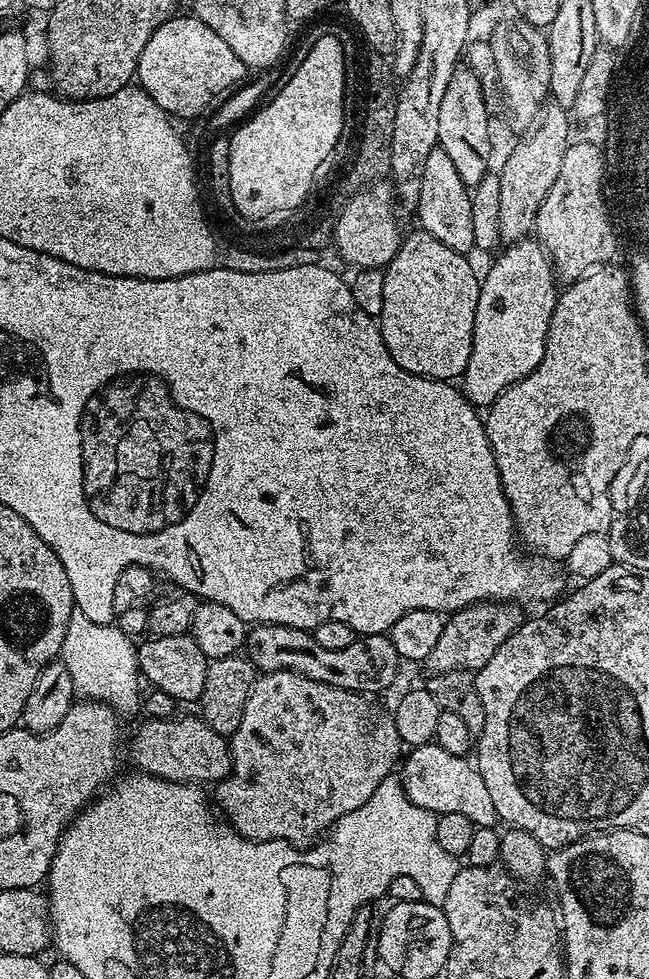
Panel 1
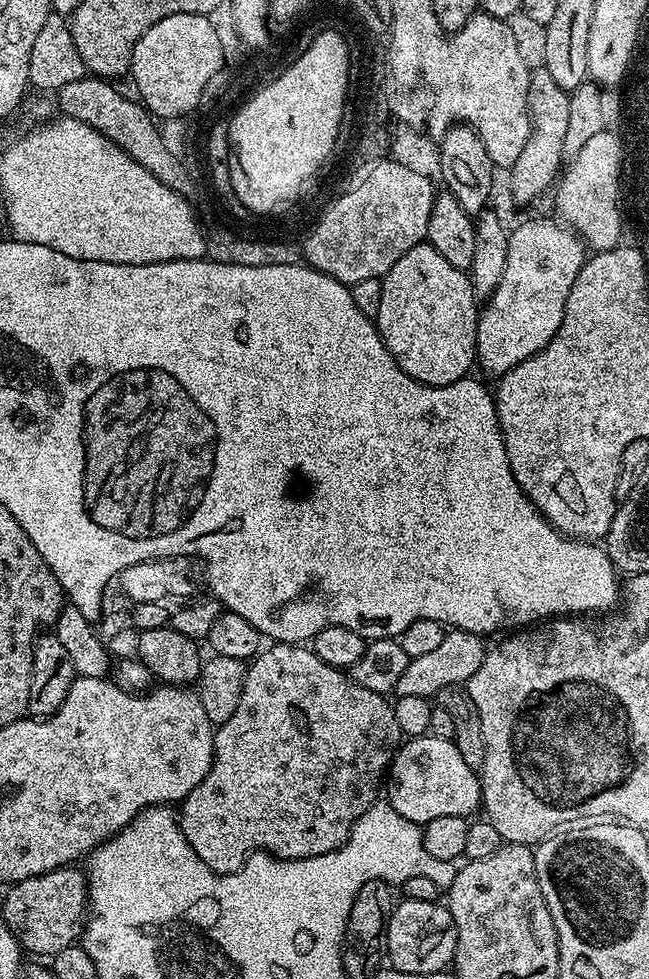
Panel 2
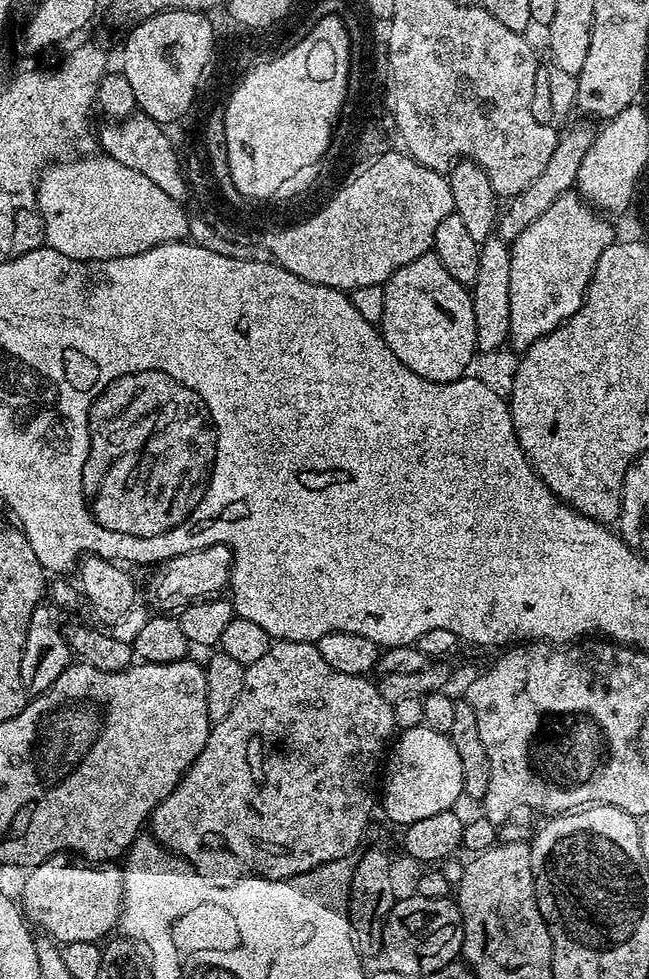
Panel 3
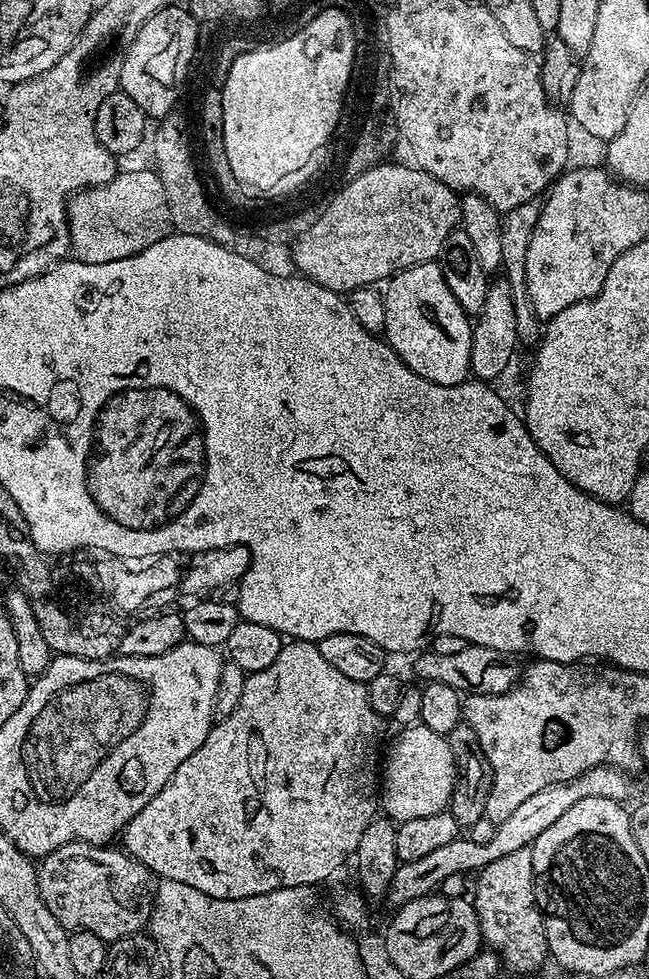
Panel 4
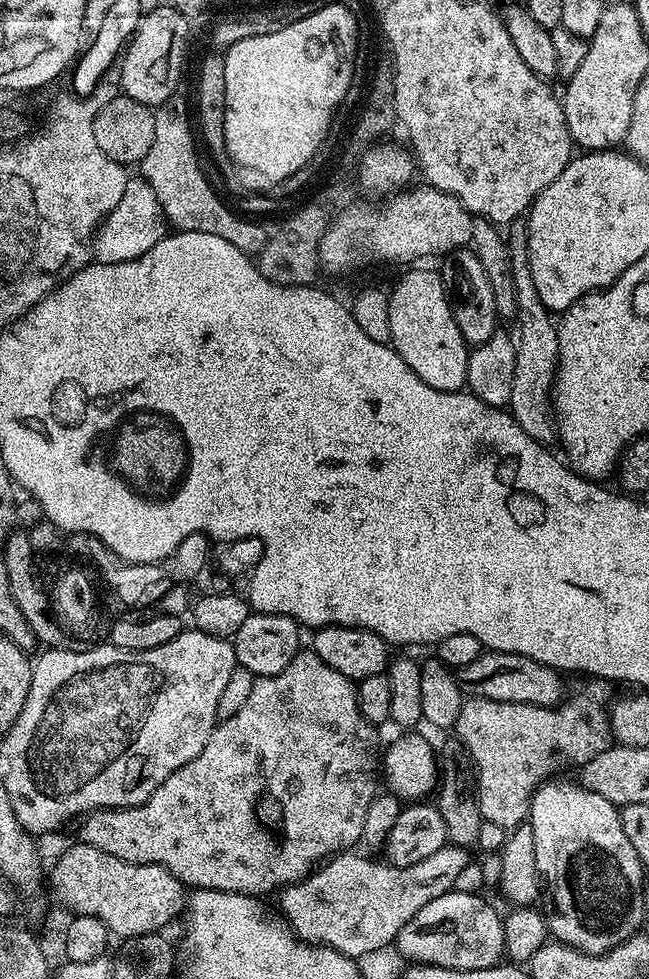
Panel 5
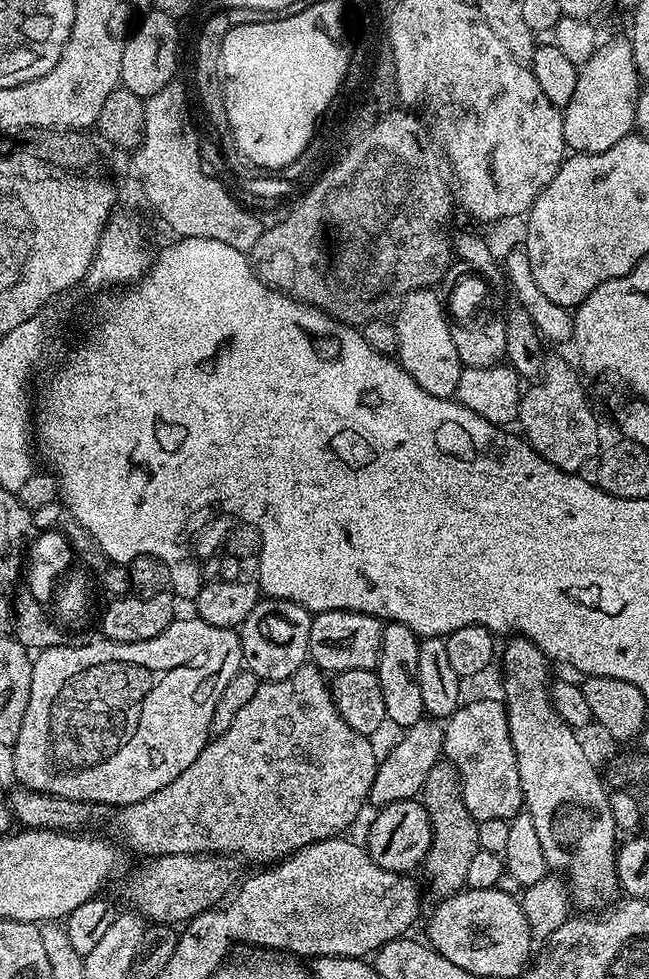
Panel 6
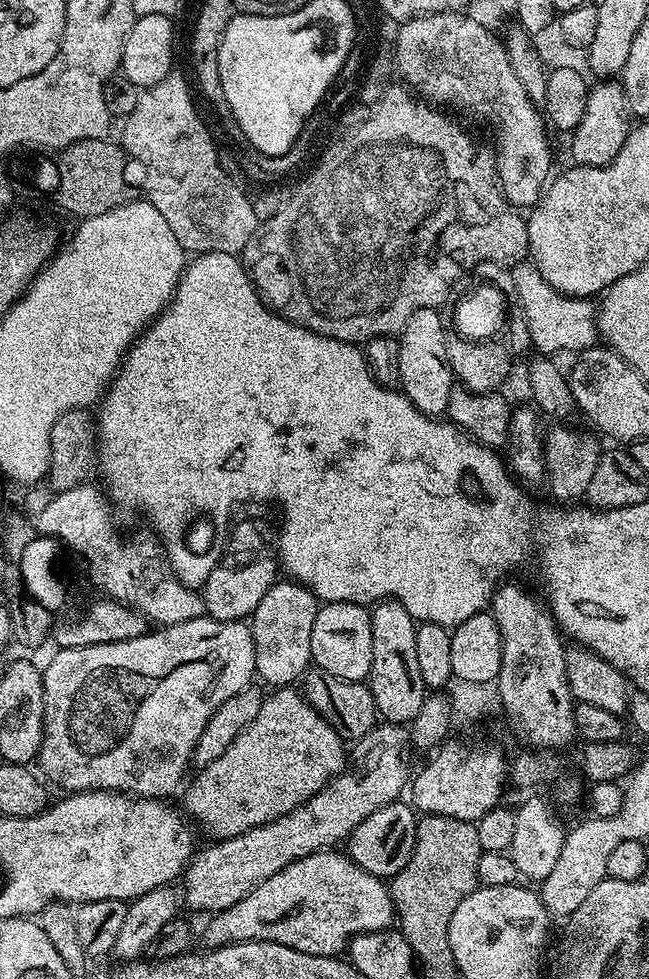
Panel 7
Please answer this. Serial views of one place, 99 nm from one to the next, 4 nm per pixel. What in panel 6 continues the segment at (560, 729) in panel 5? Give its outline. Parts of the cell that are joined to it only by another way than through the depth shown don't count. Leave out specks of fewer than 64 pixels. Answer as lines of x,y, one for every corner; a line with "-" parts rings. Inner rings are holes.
499,699
461,703
444,724
443,755
456,767
466,810
470,810
477,822
486,818
509,821
521,811
524,795
520,789
514,746
510,742
508,714

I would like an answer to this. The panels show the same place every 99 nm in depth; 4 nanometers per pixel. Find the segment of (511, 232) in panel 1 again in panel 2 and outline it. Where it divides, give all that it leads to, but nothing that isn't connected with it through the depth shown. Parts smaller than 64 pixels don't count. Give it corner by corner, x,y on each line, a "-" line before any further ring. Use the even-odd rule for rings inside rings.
543,66
531,69
528,77
528,110
532,114
532,133
518,156
518,162
512,164
508,184
512,187
512,200
516,204
528,204
536,200
544,191
551,189
561,175
565,163
564,143
566,125
570,119
569,89
558,86

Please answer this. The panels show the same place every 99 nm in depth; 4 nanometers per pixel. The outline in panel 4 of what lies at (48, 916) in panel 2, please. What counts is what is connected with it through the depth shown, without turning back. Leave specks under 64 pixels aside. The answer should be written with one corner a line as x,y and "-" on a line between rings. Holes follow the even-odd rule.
81,840
70,842
66,846
58,846
50,855
39,861
36,877
42,894
42,902
46,902
50,914
58,918
63,928
77,932
98,934
106,942
123,936
134,936
145,927
154,903
154,877
146,866
132,859
127,852
116,846
87,844

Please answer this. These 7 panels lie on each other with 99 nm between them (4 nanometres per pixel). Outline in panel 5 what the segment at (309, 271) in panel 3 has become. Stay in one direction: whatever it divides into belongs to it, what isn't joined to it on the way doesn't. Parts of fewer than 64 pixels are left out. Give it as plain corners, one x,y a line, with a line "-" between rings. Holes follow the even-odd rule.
431,186
424,188
409,187
400,190
397,196
389,200
372,202
368,208
352,208
352,212
344,212
340,220
330,223
320,239
320,263
319,267
328,272
352,272
355,268
364,268
367,264
408,264
420,262
423,256
436,256
443,258
449,252
459,248
469,247
472,243
471,212
467,212
450,194

